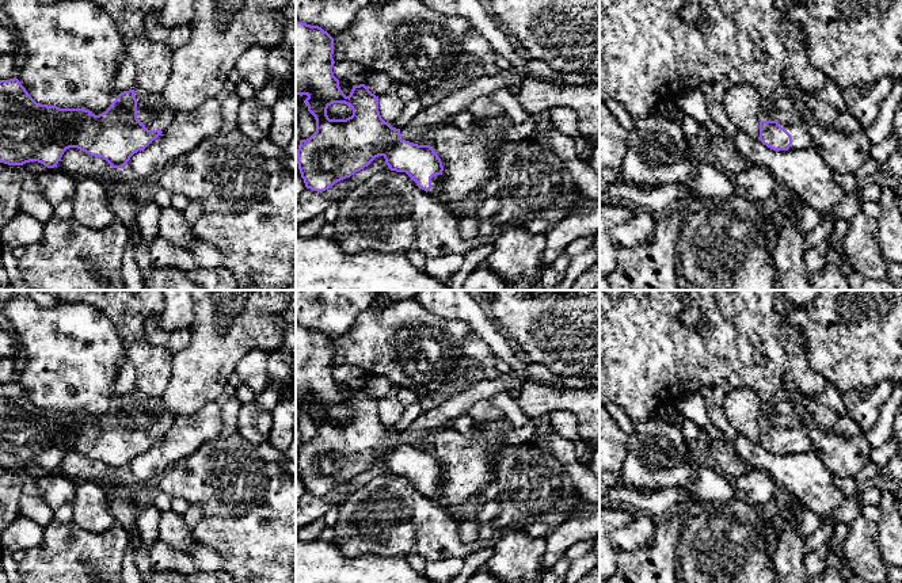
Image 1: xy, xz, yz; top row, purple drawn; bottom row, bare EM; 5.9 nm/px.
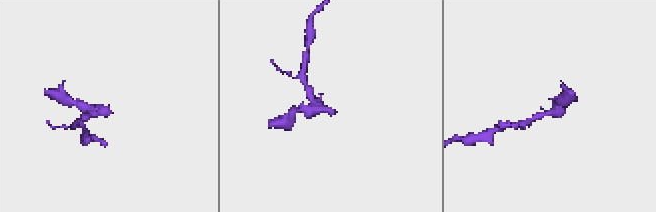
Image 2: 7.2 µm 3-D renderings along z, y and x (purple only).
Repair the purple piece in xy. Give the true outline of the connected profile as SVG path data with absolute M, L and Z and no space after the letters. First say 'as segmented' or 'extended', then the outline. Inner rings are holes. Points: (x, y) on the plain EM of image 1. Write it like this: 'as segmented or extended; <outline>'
extended; M16 381L0 384L0 466L23 469L38 465L54 472L66 453L77 451L102 461L113 472L125 472L130 461L156 443L174 422L175 416L167 411L161 399L140 393L121 396L104 416L95 419L85 412L37 407Z

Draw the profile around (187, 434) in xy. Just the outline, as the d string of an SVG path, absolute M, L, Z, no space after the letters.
M217 401L205 404L190 416L176 418L156 443L130 461L125 473L136 485L153 484L179 460L195 453L205 442L218 438L221 426L221 407Z

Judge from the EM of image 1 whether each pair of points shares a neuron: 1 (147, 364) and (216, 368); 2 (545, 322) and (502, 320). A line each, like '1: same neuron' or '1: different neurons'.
1: different neurons
2: same neuron

